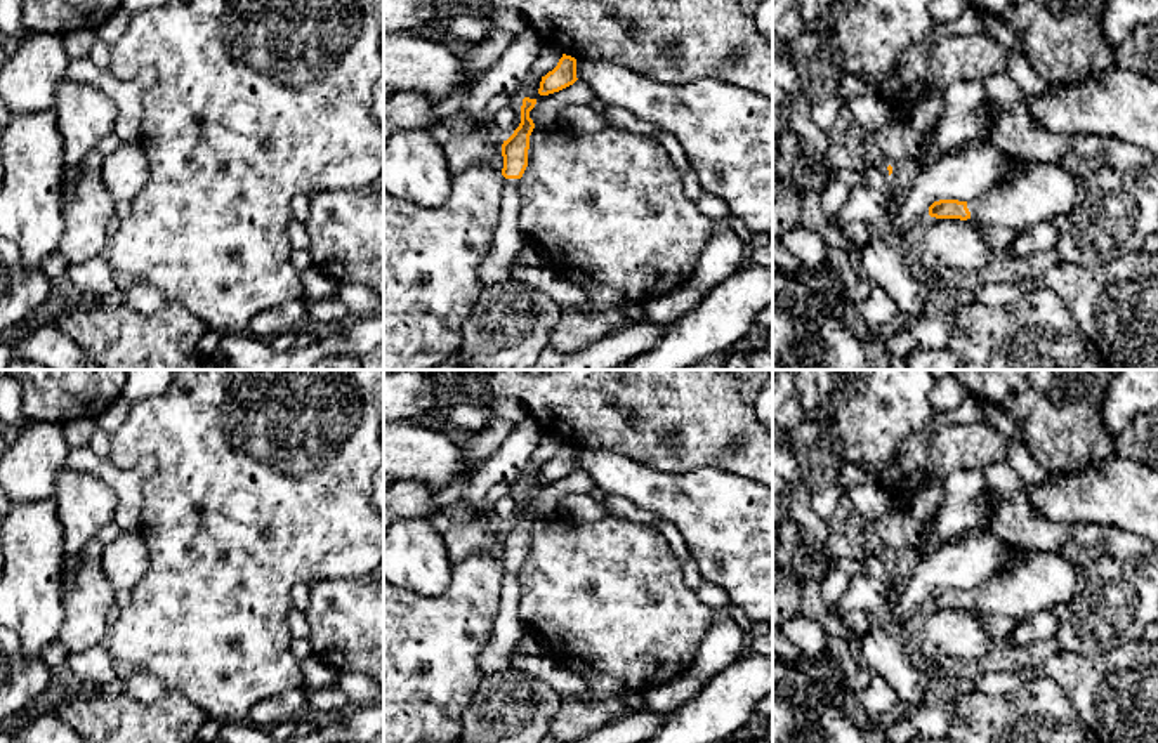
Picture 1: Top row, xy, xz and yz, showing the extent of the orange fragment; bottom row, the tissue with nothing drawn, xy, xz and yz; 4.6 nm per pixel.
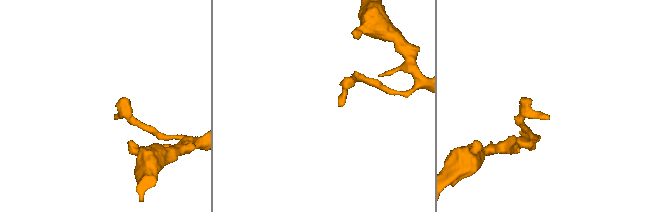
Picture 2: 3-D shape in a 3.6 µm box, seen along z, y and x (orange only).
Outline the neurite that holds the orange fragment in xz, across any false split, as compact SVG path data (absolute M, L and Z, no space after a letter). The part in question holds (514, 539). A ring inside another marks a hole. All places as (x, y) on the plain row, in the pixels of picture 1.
M523 488L521 512L502 533L502 564L505 566L505 578L491 637L477 658L477 668L483 677L512 667L512 660L523 654L519 642L530 625L519 616L521 588L517 583L517 573L528 556L530 524L535 517L530 500L535 493L536 488Z

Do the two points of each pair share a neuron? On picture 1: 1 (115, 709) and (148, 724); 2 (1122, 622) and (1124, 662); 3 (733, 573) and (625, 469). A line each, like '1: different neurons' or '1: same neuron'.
1: same neuron
2: different neurons
3: same neuron

